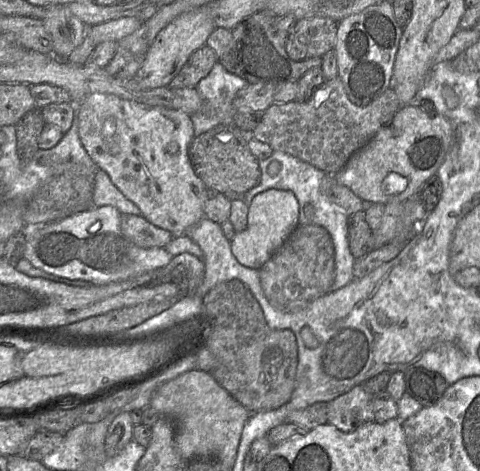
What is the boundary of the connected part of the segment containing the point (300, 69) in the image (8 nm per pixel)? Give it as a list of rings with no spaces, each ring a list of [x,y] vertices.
[[[263,9],[248,16],[232,29],[229,51],[218,62],[231,74],[239,76],[249,84],[268,83],[275,86],[284,82],[298,81],[308,70],[321,67],[322,57],[295,61],[286,52],[288,31],[276,29],[277,16]]]

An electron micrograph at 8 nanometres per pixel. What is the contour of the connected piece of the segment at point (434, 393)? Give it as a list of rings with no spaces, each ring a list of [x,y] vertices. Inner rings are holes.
[[[412,367],[404,372],[405,391],[423,407],[437,404],[450,384],[438,372]]]

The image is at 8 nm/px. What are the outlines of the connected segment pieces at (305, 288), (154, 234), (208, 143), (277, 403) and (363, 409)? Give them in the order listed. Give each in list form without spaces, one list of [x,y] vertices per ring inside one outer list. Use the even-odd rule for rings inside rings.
[[[300,225],[277,252],[259,269],[260,282],[268,301],[281,311],[299,311],[308,303],[331,292],[335,279],[334,245],[329,232],[318,225]]]
[[[121,214],[121,232],[140,248],[165,248],[173,234],[150,223],[142,215]]]
[[[231,123],[219,124],[192,139],[188,148],[189,159],[195,174],[207,189],[220,192],[234,200],[241,199],[248,190],[259,184],[259,162],[248,147],[248,138],[247,134]]]
[[[240,280],[221,282],[204,296],[202,312],[197,314],[195,320],[195,341],[198,351],[206,347],[214,355],[215,367],[210,372],[214,379],[250,413],[274,410],[290,400],[298,366],[295,335],[289,329],[271,329],[258,301]]]
[[[358,385],[330,401],[328,423],[345,433],[374,422],[372,395],[364,385]]]

